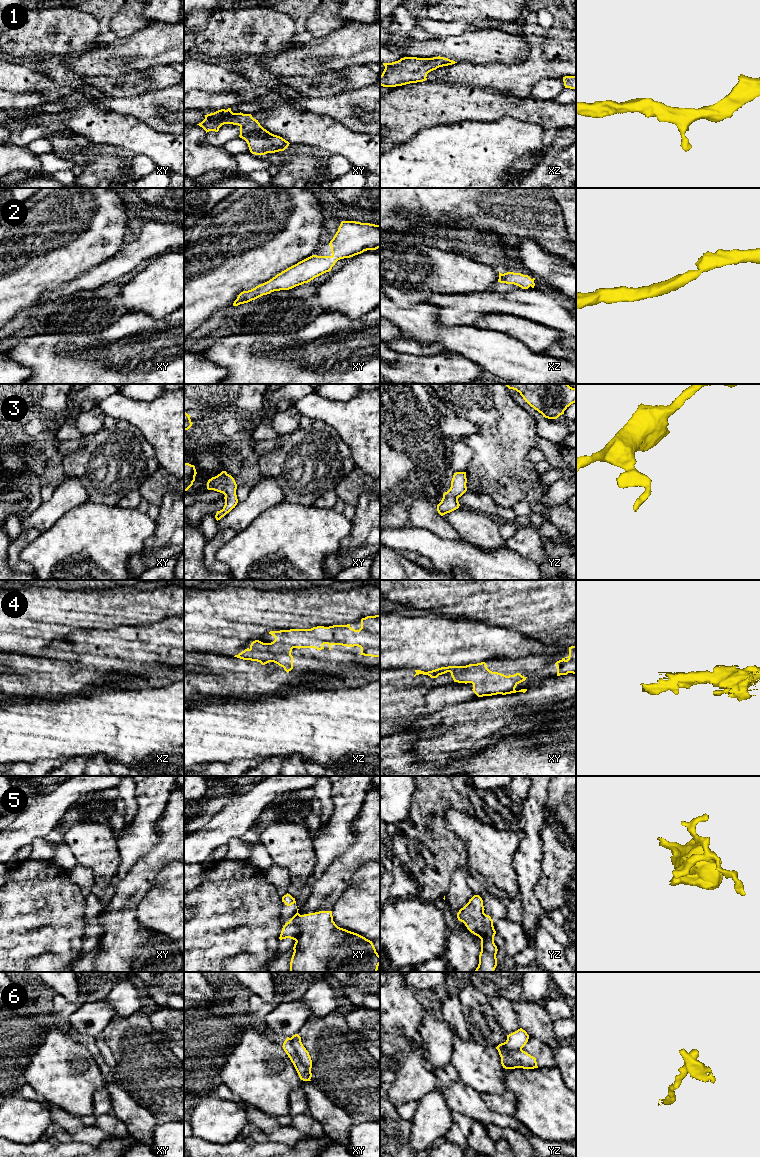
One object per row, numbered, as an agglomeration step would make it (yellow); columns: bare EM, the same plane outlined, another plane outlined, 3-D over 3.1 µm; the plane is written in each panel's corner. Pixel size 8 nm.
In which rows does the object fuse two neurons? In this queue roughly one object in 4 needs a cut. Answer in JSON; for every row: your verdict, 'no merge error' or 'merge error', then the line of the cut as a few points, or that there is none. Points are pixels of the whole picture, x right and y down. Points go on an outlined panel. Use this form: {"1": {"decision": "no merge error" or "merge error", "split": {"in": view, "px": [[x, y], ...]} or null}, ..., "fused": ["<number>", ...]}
{"1": {"decision": "no merge error", "split": null}, "2": {"decision": "no merge error", "split": null}, "3": {"decision": "no merge error", "split": null}, "4": {"decision": "no merge error", "split": null}, "5": {"decision": "merge error", "split": {"in": "xy", "px": [[298, 913], [296, 917], [298, 936], [295, 940]]}}, "6": {"decision": "no merge error", "split": null}, "fused": ["5"]}

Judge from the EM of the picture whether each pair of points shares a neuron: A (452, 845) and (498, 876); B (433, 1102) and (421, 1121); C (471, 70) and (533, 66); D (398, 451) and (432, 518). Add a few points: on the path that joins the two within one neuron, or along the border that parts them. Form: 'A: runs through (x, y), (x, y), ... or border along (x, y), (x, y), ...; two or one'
A: border along (455, 835), (465, 846), (467, 863); two
B: runs through (433, 1107), (426, 1116); one
C: runs through (486, 74), (518, 74); one
D: border along (435, 492), (427, 492), (417, 499), (408, 517); two

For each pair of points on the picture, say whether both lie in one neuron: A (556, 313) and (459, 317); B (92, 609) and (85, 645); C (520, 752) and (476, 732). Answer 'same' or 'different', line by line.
A: same
B: different
C: different

